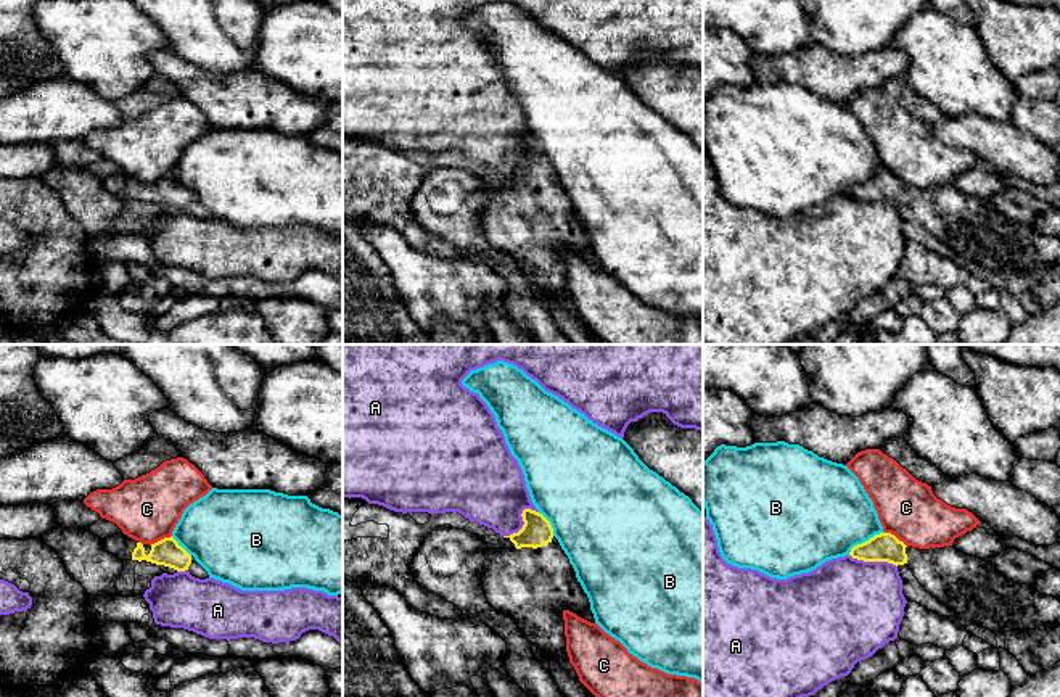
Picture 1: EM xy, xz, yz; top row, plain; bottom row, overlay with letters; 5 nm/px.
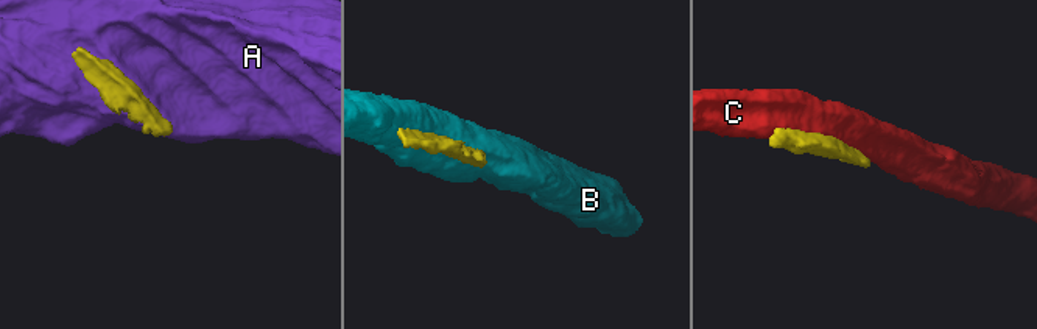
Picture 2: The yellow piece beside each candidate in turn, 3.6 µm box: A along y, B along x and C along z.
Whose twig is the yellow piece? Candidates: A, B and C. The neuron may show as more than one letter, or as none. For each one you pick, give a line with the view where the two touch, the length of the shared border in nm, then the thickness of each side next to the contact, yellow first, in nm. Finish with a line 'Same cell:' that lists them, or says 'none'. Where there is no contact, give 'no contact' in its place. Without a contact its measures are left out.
Same cell: none

